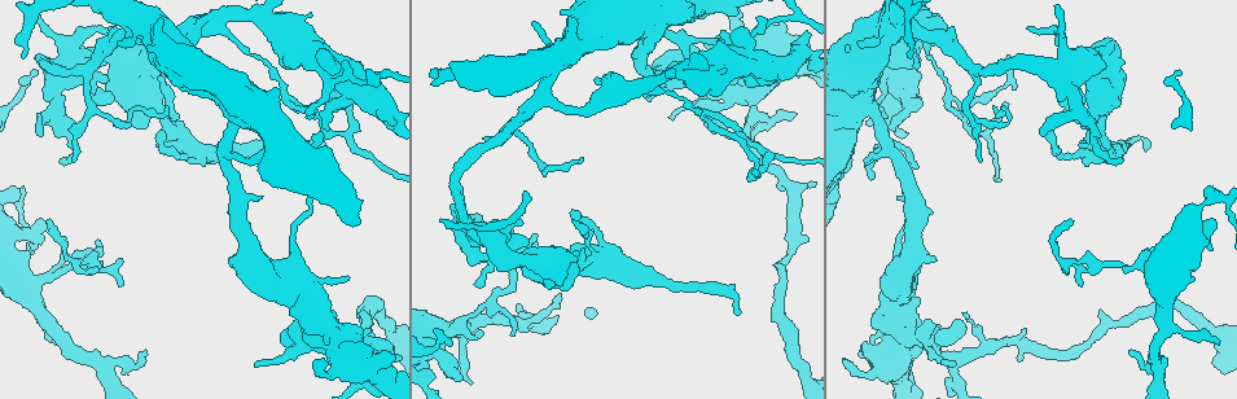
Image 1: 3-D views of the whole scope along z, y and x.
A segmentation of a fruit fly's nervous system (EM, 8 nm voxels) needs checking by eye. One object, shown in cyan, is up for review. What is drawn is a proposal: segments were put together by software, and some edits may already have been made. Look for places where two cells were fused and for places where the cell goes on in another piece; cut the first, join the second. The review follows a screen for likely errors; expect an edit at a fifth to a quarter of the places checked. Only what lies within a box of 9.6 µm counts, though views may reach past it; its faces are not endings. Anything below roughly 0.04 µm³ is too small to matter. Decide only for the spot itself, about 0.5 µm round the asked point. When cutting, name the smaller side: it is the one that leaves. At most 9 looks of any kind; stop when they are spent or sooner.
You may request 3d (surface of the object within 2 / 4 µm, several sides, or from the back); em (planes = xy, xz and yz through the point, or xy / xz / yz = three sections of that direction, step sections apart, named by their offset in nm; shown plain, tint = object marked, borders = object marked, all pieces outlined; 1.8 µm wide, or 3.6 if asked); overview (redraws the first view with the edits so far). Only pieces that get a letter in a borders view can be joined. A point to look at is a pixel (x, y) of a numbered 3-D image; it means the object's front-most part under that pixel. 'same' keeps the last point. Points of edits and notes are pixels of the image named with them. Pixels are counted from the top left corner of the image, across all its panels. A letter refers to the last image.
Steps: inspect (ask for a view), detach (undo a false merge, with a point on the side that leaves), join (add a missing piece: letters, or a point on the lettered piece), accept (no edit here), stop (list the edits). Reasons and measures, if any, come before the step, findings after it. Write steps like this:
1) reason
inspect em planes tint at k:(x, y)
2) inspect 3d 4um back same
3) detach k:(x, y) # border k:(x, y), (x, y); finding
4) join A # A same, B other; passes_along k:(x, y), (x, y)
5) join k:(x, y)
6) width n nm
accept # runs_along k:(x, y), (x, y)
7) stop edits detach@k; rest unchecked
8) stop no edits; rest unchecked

small branch off a trunk
inspect em planes borders at 1:(737, 67)

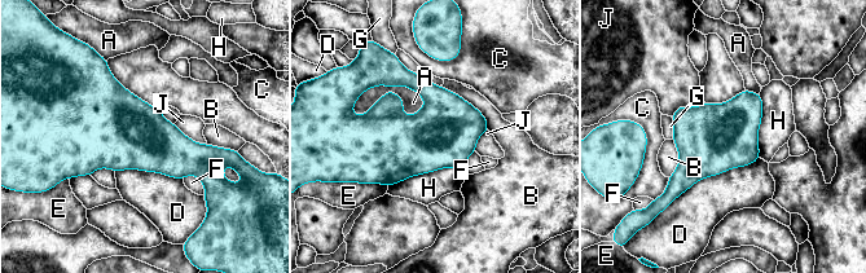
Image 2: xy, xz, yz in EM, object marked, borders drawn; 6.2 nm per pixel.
accept # A other, B other, C other, D other, E other, F other, G other, H other, J other; continuous, no second cell

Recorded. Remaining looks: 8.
thick turns thin
inspect 3d 4um at 1:(242, 48)

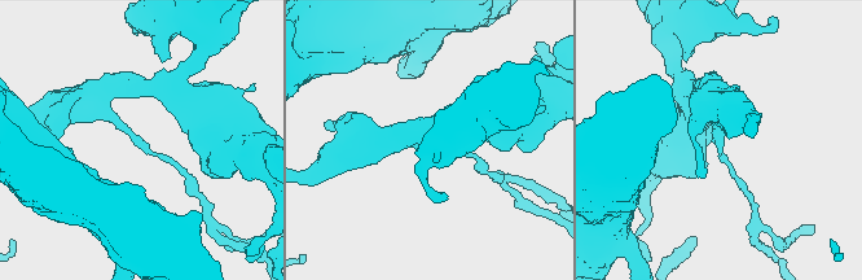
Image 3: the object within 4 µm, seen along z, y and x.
inspect em xy step 16 tint at 3:(138, 142)

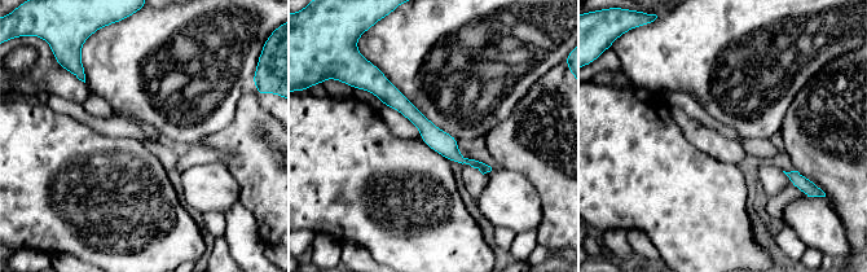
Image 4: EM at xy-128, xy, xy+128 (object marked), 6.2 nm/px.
inspect em planes borders same

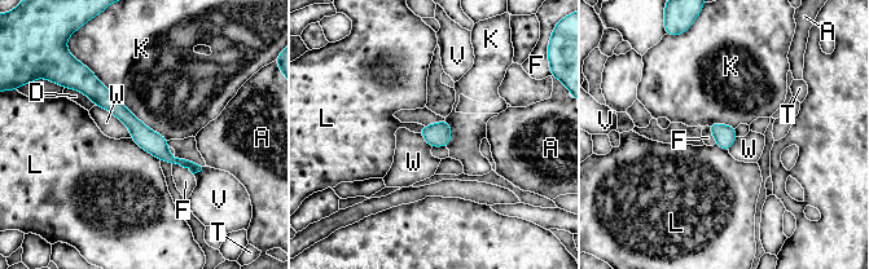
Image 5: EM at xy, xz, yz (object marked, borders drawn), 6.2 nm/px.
accept # A other, D other, F other, K other, L other, T other, V other, W other; runs_along 5:(84, 86), (167, 157), (197, 168); one cell here

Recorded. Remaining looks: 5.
long arm stops here
inspect em yz step 16 tint at 1:(908, 57)

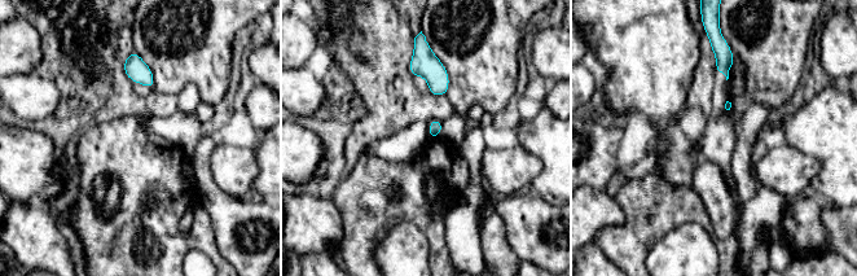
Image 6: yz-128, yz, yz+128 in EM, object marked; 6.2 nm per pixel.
cut it another way
inspect em planes borders same

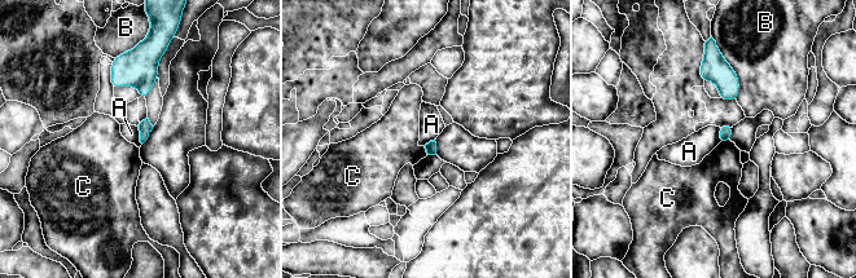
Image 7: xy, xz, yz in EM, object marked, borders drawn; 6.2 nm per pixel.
longest_contact B 320 nm
accept # A other, B other, C other; border 7:(137, 127), (141, 144); none of them fits

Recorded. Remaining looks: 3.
thin end
inspect em planes plain at 1:(476, 332)

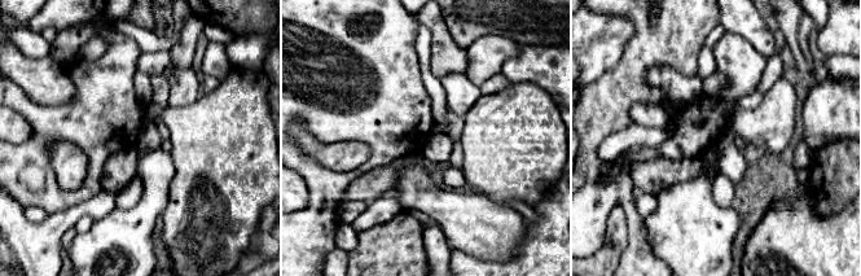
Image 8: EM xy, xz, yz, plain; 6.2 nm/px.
see the neighbours
inspect em planes borders same

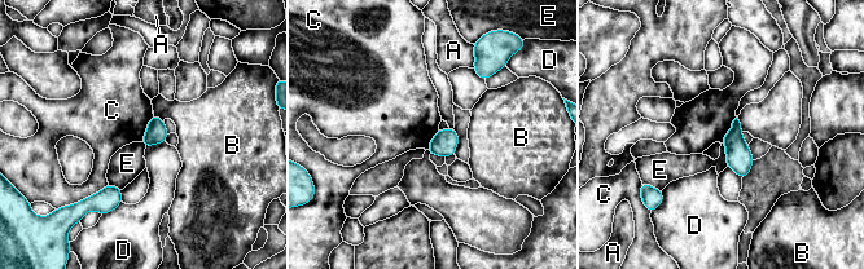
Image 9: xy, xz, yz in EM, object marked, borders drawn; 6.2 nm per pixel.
accept # A other, B other, C other, D other, E other; border 9:(153, 114), (141, 141); none of them fits

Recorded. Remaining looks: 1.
stop no edits; rest unchecked

